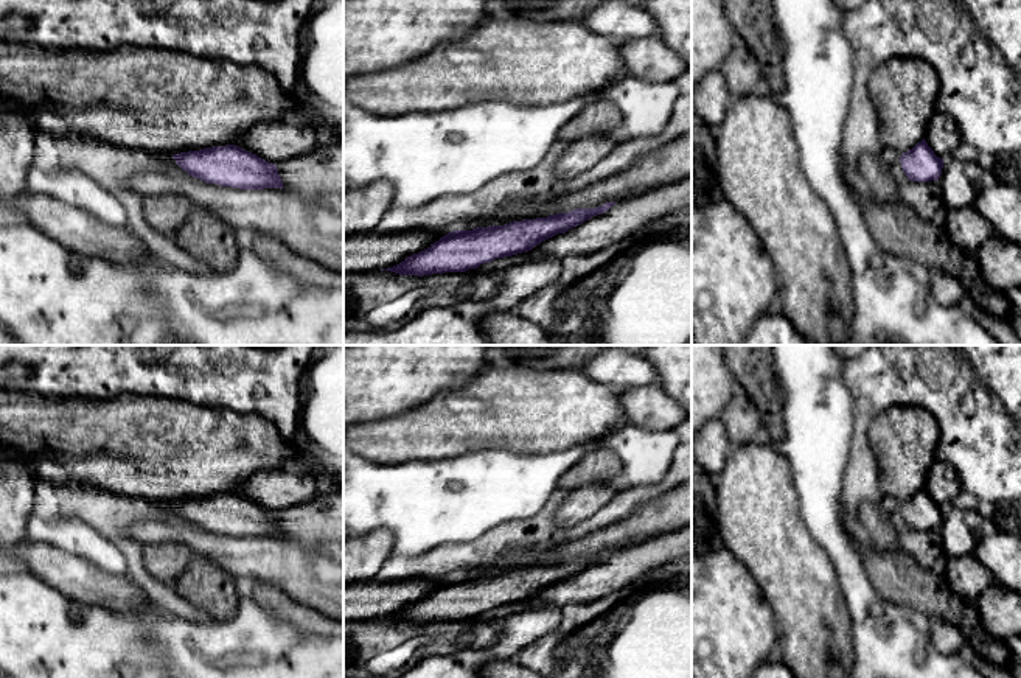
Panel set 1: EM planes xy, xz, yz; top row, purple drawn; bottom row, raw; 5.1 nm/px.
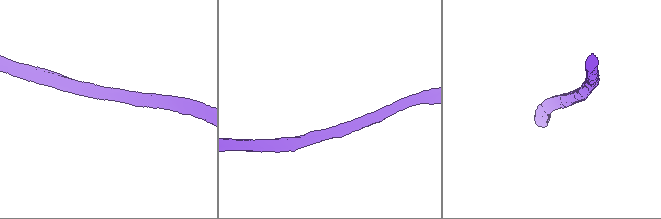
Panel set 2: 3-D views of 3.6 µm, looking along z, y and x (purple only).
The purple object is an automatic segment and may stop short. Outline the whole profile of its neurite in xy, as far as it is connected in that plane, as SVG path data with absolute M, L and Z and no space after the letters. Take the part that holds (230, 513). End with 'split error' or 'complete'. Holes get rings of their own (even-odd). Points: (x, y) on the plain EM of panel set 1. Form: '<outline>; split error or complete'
M236 493L211 495L171 504L190 524L239 538L284 536L278 516Z; complete

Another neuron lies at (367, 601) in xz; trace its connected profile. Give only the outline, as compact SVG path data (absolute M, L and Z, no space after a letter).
M407 577L396 582L368 580L343 586L343 622L393 616L407 605L430 596L452 578Z

